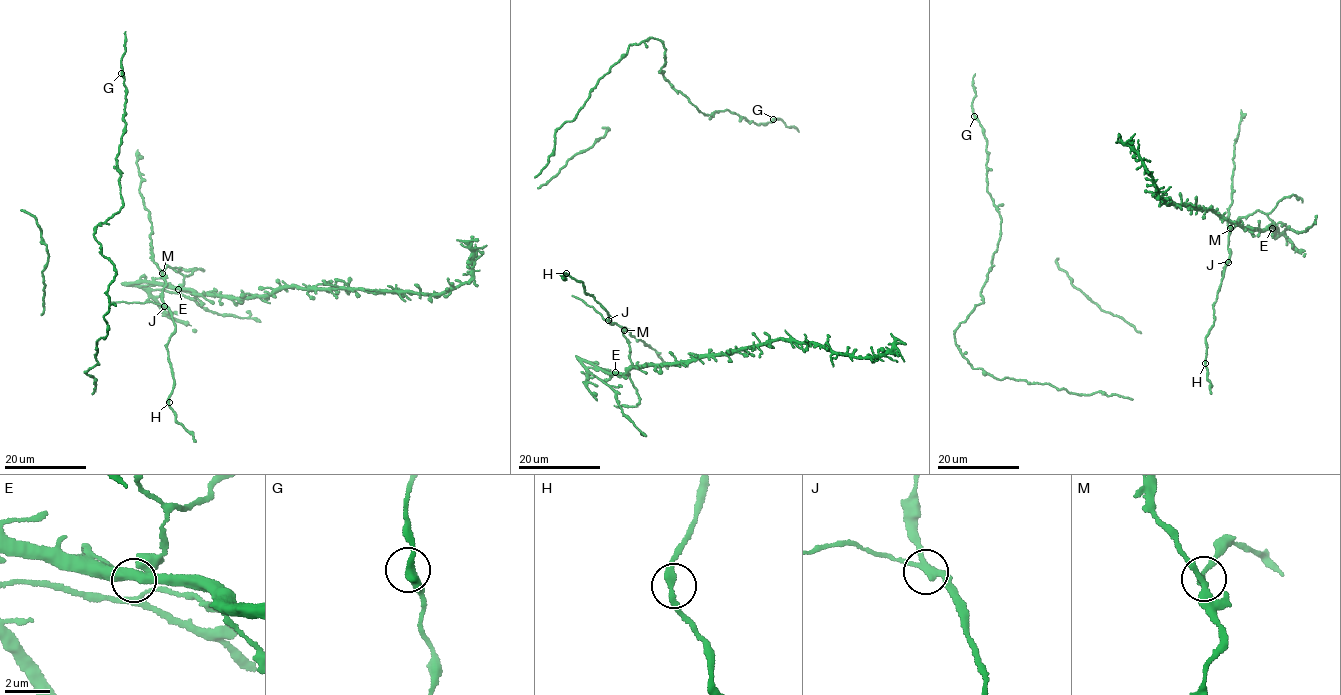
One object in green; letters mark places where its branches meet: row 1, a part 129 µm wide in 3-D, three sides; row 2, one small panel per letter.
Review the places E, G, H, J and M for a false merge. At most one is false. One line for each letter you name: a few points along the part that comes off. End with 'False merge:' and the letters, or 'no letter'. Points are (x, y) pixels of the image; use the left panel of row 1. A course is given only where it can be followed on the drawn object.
J: foreign part runs (164, 306), (153, 302), (110, 303)
False merge: J

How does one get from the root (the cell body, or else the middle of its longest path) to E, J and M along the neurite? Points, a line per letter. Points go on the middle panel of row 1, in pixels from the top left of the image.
E: (565, 273), (583, 282), (586, 293), (612, 316), (610, 322), (624, 329), (632, 364), (627, 372), (615, 372)
J: (565, 273), (583, 282), (586, 293), (593, 296), (611, 316), (608, 320)
M: (565, 273), (583, 282), (586, 293), (593, 296), (612, 316), (610, 322), (624, 330)

